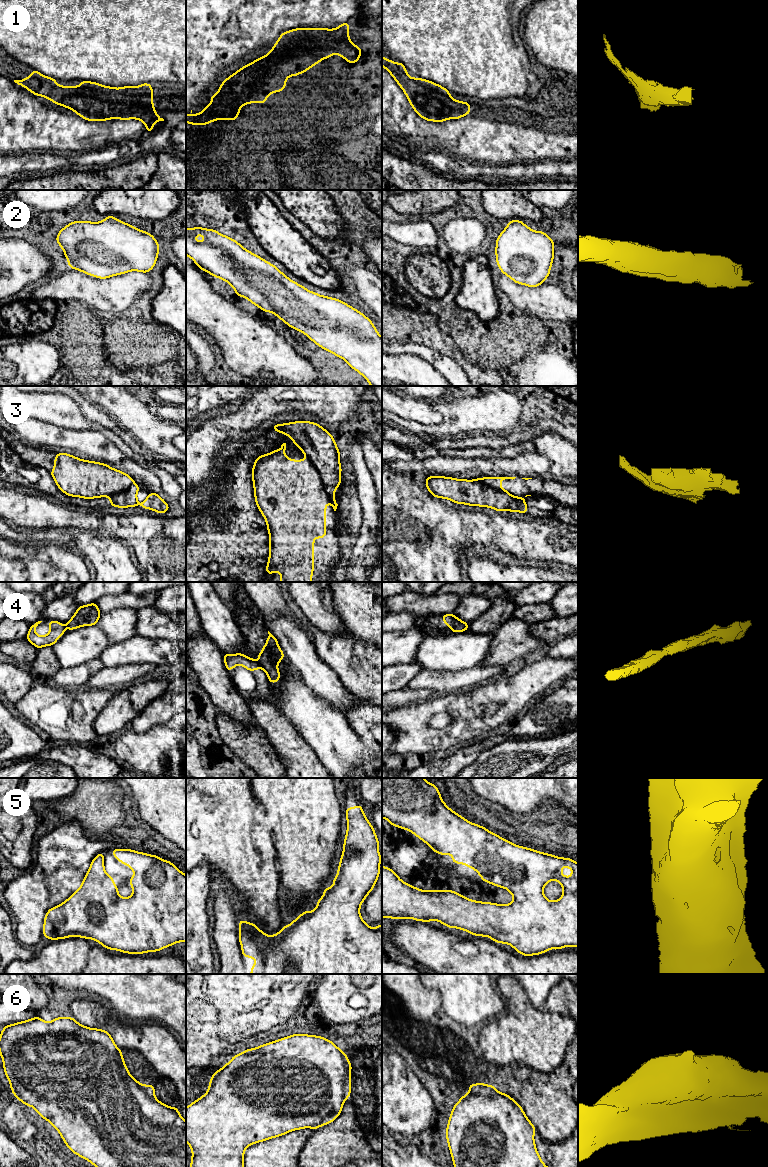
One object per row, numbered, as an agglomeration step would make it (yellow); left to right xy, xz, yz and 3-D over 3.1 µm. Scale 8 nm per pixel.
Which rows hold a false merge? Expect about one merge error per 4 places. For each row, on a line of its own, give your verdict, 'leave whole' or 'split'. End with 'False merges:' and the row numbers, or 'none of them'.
1: leave whole
2: leave whole
3: split
4: split
5: leave whole
6: split
False merges: 3, 4, 6

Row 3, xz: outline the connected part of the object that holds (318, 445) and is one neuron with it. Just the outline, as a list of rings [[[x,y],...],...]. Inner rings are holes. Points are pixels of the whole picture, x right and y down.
[[[296,421],[284,424],[273,424],[273,430],[288,435],[295,445],[312,462],[321,476],[331,505],[336,511],[337,502],[334,493],[341,484],[340,452],[336,442],[327,430],[315,422]]]

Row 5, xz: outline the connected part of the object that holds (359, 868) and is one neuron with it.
[[[357,805],[353,808],[346,807],[347,832],[343,845],[343,854],[340,858],[340,864],[337,869],[338,875],[334,876],[334,884],[331,887],[326,887],[323,891],[323,897],[317,901],[317,907],[311,912],[305,910],[301,915],[289,925],[284,926],[280,932],[275,935],[267,936],[262,932],[257,925],[239,919],[239,942],[242,948],[242,956],[254,958],[254,962],[250,974],[382,974],[382,924],[371,928],[367,925],[360,916],[360,906],[366,899],[367,895],[376,885],[376,881],[380,874],[381,855],[378,850],[379,841],[374,831],[374,827],[369,823],[365,816],[362,805]]]

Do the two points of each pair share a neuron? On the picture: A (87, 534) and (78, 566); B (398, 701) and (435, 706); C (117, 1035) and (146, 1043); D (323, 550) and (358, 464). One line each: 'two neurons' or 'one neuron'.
A: one neuron
B: two neurons
C: one neuron
D: two neurons

